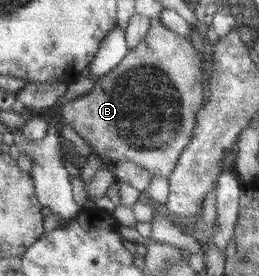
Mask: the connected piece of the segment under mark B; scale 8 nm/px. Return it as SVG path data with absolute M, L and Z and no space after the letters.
M161 18L151 19L151 29L146 40L138 48L132 49L118 68L100 79L94 90L64 105L59 102L52 107L56 113L61 113L59 130L68 123L92 147L92 151L112 160L116 165L129 161L150 170L153 177L170 178L195 137L199 111L204 103L202 58L205 56L207 53L196 51L192 39L172 32Z

